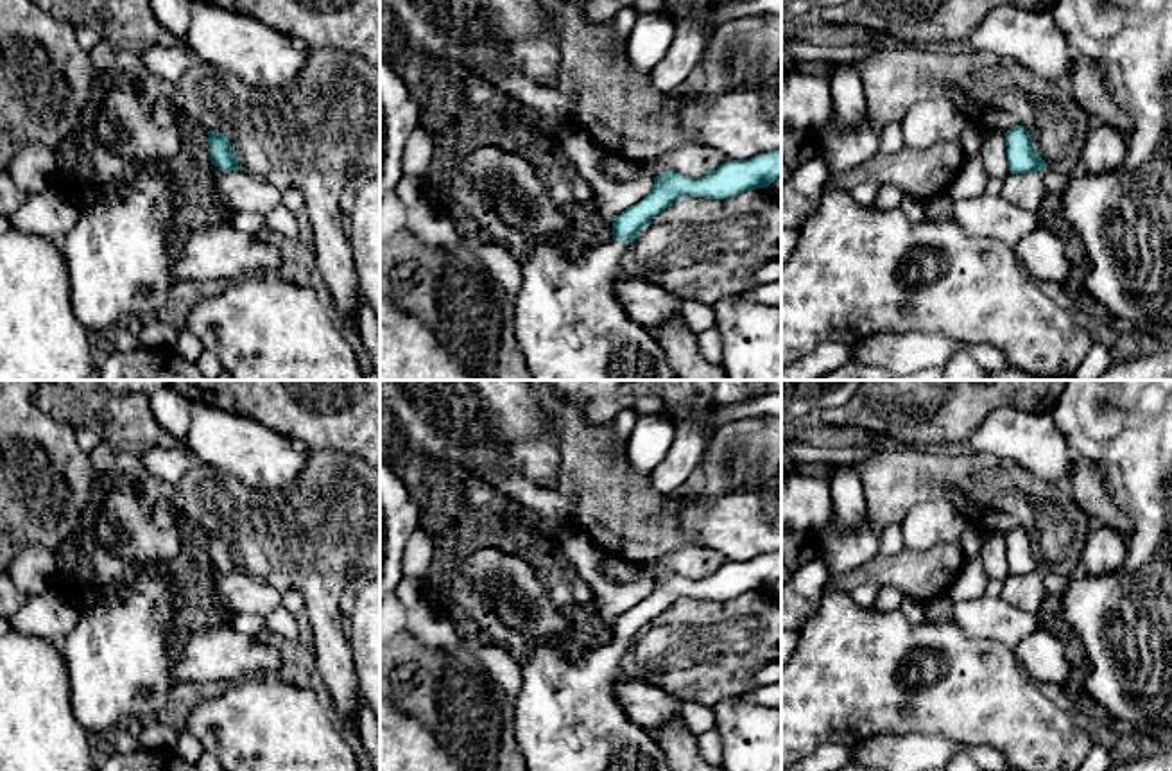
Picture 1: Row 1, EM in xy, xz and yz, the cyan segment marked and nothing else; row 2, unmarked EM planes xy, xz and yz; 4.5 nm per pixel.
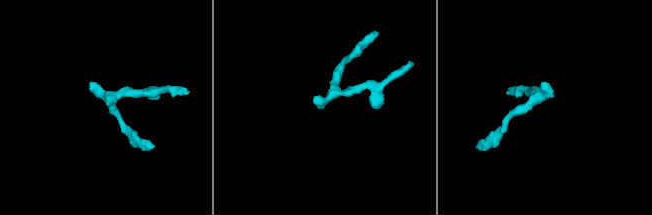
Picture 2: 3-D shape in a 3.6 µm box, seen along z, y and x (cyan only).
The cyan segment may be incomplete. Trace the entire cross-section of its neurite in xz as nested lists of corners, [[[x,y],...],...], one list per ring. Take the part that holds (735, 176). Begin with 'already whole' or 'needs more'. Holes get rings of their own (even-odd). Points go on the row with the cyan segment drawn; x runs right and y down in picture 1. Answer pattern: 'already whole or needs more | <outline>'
needs more | [[[781,149],[749,160],[728,160],[702,178],[668,170],[654,178],[645,199],[616,215],[611,240],[582,246],[575,260],[561,235],[534,240],[530,253],[521,258],[520,292],[513,296],[514,335],[532,380],[676,380],[654,334],[633,321],[615,294],[615,285],[625,276],[622,256],[627,246],[679,197],[728,199],[745,190],[767,188],[780,176]]]

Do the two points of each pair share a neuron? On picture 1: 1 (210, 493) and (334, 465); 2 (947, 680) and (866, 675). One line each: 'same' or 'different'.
1: same
2: same

